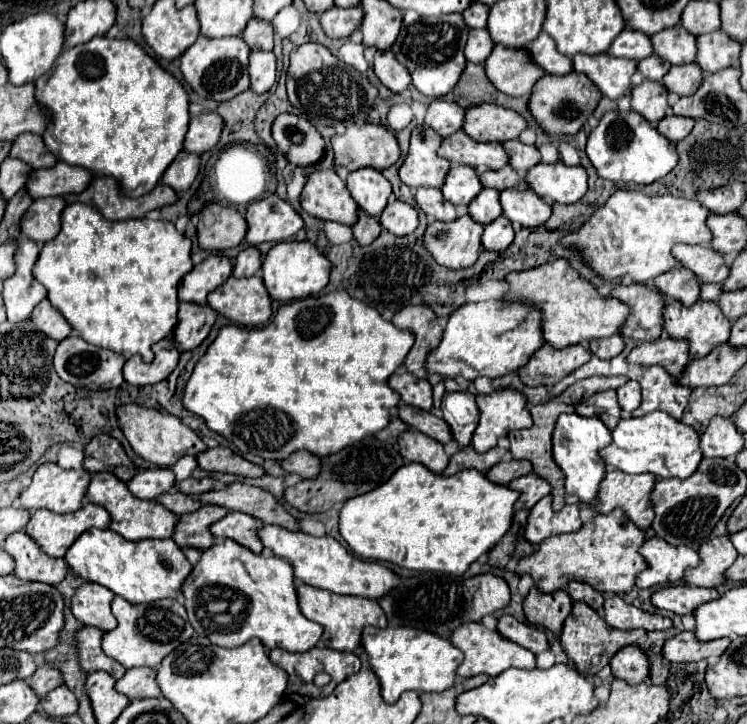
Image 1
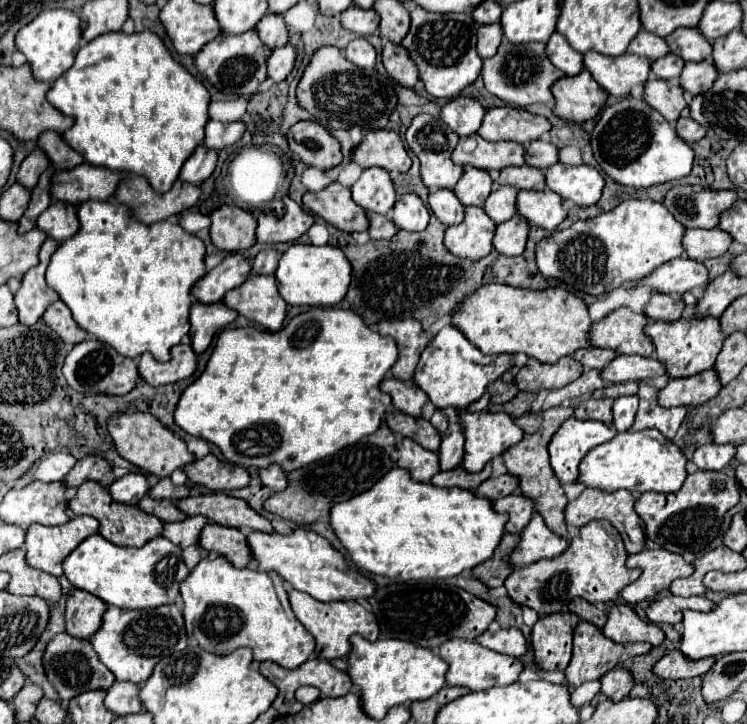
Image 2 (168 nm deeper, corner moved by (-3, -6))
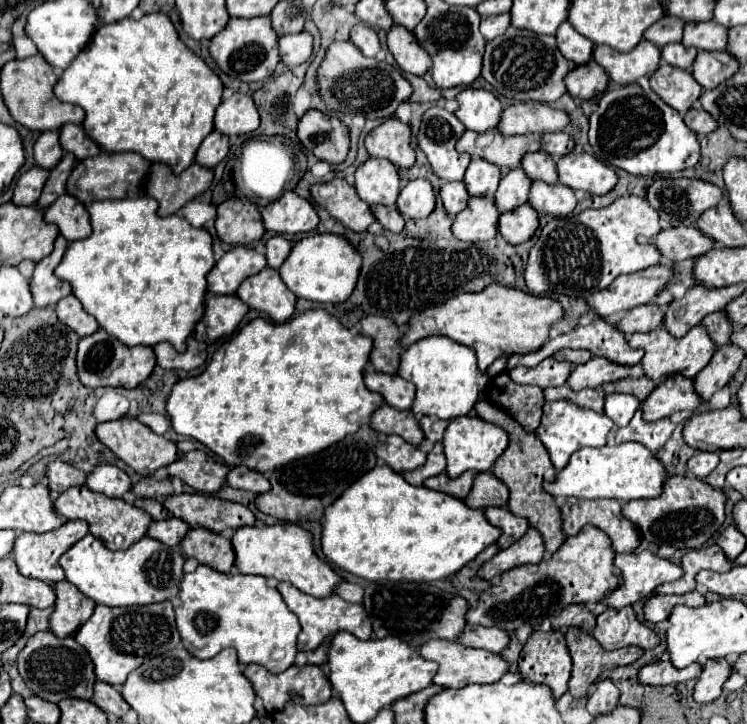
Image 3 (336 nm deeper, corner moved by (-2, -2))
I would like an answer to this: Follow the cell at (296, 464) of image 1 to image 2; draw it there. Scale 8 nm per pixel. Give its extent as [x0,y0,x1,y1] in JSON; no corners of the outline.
[259,464,289,492]

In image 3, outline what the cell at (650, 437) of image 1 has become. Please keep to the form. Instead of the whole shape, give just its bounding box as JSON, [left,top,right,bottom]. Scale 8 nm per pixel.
[544,442,666,502]

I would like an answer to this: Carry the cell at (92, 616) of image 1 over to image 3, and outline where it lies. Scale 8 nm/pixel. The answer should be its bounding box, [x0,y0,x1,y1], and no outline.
[50,580,94,638]

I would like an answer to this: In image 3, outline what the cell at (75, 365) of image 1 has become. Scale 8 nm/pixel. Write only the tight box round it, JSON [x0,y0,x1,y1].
[78,330,156,388]

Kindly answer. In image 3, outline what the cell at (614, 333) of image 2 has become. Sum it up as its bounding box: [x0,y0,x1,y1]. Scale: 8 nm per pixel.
[506,318,644,370]

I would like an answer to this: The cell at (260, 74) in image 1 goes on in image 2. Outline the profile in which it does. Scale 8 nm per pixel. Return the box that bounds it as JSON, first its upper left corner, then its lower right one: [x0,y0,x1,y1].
[267,44,295,84]

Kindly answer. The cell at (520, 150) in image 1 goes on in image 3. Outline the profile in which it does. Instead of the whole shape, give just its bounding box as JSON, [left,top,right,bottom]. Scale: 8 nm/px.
[542,132,574,158]

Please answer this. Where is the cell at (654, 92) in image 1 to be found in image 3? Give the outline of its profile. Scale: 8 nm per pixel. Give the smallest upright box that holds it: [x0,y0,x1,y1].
[650,62,702,114]

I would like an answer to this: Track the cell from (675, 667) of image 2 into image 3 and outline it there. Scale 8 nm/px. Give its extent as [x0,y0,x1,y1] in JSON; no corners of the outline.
[638,660,702,686]

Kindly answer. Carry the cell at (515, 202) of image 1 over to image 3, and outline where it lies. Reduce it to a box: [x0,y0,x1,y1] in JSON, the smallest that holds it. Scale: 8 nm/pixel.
[528,182,576,216]

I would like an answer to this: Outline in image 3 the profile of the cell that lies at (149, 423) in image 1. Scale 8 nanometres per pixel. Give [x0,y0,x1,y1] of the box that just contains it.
[96,418,182,476]

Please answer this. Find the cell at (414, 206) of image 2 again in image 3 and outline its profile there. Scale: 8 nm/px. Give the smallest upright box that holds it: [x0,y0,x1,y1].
[398,178,436,218]

